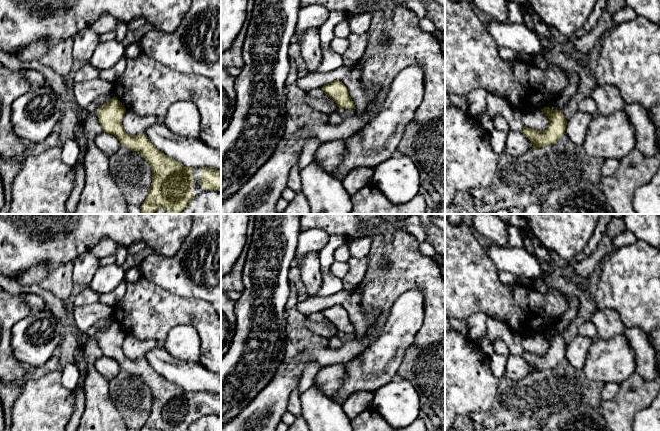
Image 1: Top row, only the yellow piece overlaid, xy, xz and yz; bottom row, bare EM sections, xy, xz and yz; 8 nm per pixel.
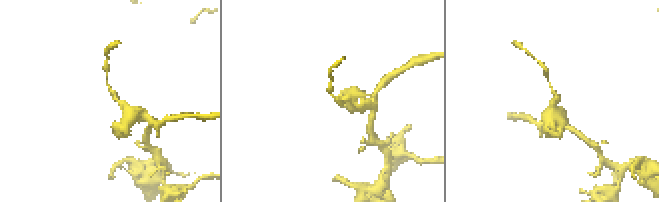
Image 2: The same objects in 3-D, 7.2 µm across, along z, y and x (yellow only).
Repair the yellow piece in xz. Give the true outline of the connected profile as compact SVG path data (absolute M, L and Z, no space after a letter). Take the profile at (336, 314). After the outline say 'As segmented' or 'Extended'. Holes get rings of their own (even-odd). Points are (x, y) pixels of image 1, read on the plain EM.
M335 304L329 308L324 309L323 316L331 323L333 323L339 332L355 333L354 326L349 320L347 311L339 304Z. As segmented

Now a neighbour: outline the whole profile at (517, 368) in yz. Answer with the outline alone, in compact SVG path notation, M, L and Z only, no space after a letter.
M509 355L504 377L511 380L522 380L529 377L533 372L531 365L526 362L522 356Z

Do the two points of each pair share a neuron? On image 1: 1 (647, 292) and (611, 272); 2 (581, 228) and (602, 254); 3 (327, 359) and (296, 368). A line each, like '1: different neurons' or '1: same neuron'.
1: same neuron
2: different neurons
3: same neuron

